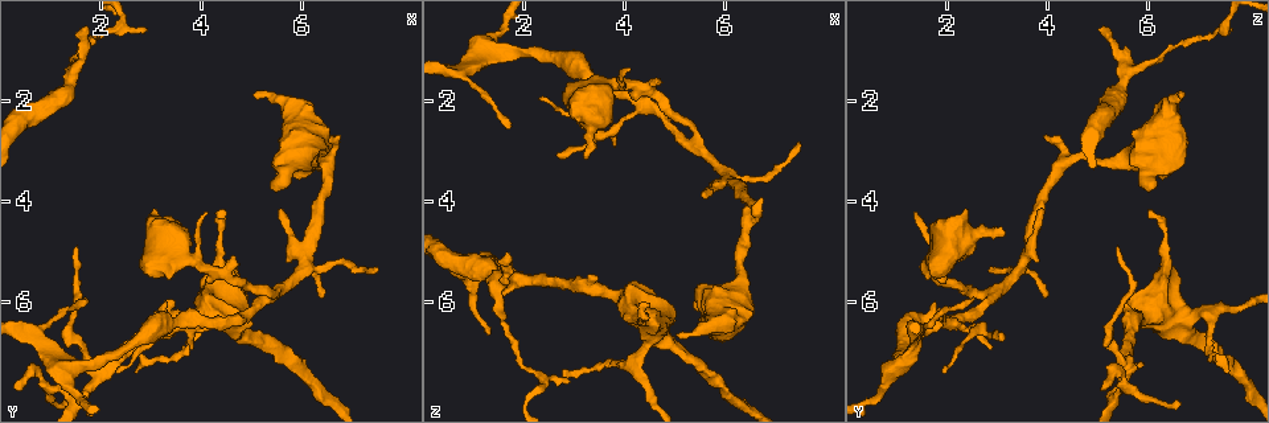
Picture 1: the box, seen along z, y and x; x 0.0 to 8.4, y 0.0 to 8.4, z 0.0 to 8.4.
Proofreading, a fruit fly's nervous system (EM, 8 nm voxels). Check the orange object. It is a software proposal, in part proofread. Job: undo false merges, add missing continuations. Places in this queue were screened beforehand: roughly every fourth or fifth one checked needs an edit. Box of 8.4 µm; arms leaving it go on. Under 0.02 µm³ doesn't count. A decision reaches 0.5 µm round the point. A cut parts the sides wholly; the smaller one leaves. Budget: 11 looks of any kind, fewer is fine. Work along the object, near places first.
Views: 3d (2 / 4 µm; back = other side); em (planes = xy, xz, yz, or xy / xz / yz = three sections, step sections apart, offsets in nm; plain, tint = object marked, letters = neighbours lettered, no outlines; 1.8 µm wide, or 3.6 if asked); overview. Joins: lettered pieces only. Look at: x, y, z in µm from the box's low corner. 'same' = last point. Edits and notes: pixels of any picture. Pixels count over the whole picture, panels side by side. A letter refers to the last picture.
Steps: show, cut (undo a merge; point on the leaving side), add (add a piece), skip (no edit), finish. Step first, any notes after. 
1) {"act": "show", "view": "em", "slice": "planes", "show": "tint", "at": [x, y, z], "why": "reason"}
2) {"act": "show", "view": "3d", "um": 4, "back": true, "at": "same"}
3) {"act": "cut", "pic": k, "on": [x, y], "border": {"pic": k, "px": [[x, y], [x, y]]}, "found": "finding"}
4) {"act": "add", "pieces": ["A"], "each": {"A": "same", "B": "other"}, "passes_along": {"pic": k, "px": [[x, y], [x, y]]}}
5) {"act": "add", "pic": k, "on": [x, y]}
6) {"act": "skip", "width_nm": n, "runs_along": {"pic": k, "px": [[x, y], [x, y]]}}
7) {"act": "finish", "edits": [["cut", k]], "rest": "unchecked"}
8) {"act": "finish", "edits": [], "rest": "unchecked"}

{"act": "show", "view": "em", "slice": "planes", "show": "letters", "at": [2.70, 6.60, 3.05], "why": "tapers out"}

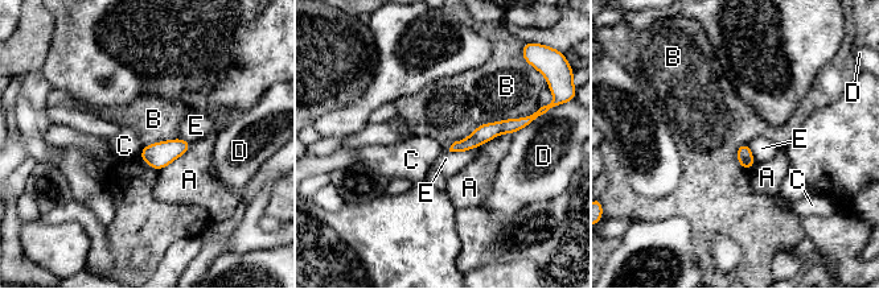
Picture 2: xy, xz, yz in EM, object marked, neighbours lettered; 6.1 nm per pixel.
{"act": "skip", "each": {"A": "other", "B": "other", "C": "other", "D": "other", "E": "other"}, "runs_along": {"pic": 2, "px": [[520, 122], [454, 148]]}, "found": "no lettered piece goes on from it"}

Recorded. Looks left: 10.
{"act": "show", "view": "3d", "um": 4, "at": [6.80, 2.70, 3.95], "why": "branch stops here"}

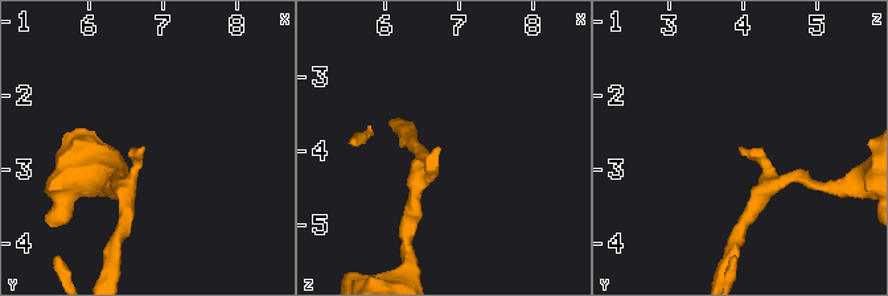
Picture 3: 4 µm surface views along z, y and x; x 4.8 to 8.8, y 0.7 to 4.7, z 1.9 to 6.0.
{"act": "show", "view": "em", "um": 3.6, "slice": "planes", "show": "plain", "at": [6.70, 2.75, 3.95], "why": "now the EM"}

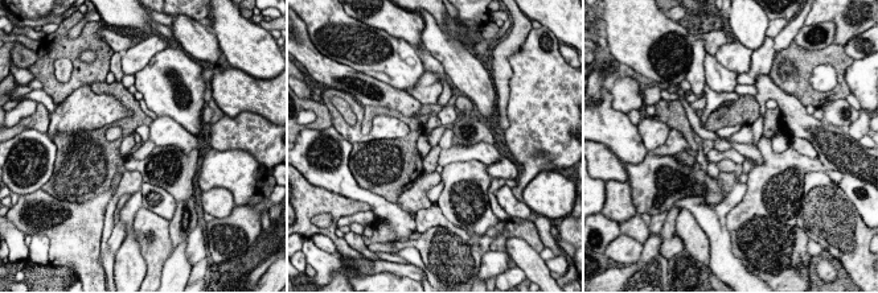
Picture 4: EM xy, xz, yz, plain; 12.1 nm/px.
{"act": "show", "view": "em", "um": 3.6, "slice": "planes", "show": "letters", "at": "same"}

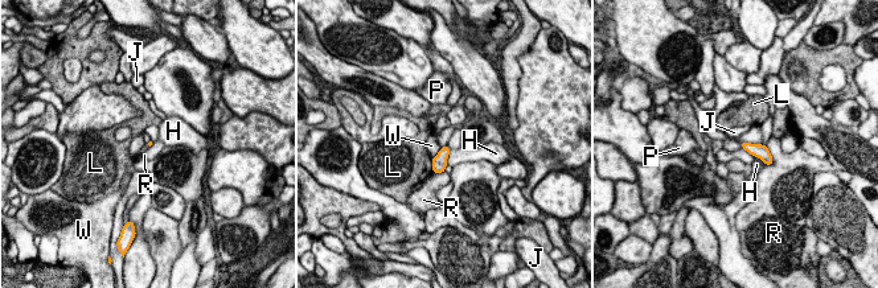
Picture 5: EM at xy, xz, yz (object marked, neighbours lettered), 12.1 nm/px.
{"act": "skip", "each": {"H": "other", "J": "other", "L": "other", "P": "other", "R": "other", "W": "other"}, "border": {"pic": 5, "px": [[767, 145], [771, 153], [771, 165]]}, "found": "no lettered piece goes on from it"}

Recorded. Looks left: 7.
{"act": "show", "view": "3d", "um": 4, "at": [5.10, 1.90, 6.70], "why": "free end"}

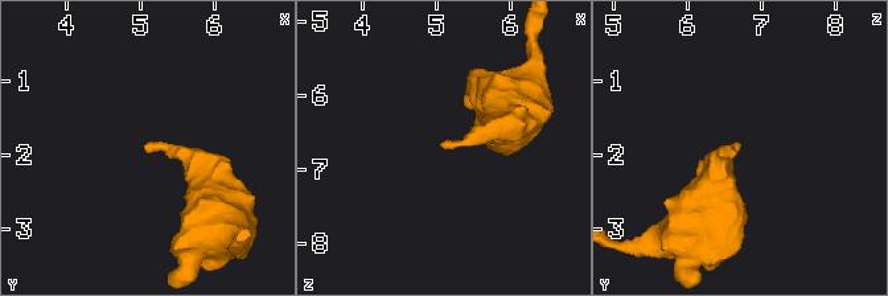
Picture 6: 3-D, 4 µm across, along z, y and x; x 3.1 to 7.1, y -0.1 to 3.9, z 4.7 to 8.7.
{"act": "show", "view": "em", "slice": "xy", "step": 4, "show": "letters", "at": [5.05, 1.95, 6.65], "why": "shape alone is not enough"}

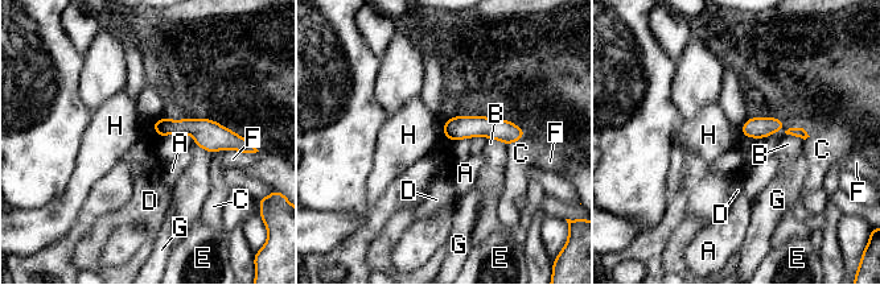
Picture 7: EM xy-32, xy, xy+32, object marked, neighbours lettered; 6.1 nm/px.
{"act": "skip", "longest_contact_nm": ["C", 160], "each": {"A": "other", "B": "other", "C": "other", "D": "other", "E": "other", "F": "other", "G": "other", "H": "other"}, "border": {"pic": 7, "px": [[151, 124], [160, 137]]}, "found": "none of them fits"}

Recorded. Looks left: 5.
{"act": "show", "view": "3d", "um": 4, "back": true, "at": [6.40, 5.90, 4.00], "why": "thin end"}

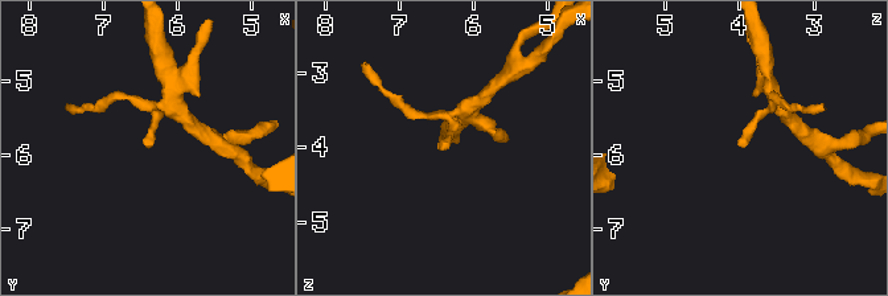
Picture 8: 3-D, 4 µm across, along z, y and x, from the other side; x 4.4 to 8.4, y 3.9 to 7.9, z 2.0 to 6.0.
{"act": "show", "view": "em", "slice": "yz", "step": 8, "show": "letters", "at": [6.40, 5.90, 4.00], "why": "now the EM"}

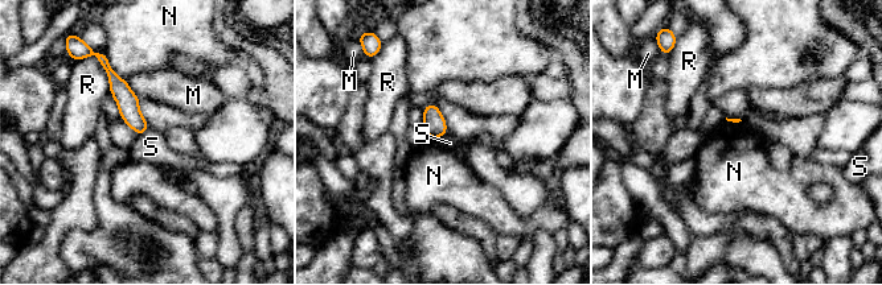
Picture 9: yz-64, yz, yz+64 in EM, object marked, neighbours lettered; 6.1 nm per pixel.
{"act": "skip", "each": {"M": "other", "N": "other", "R": "other", "S": "other"}, "border": {"pic": 9, "px": [[447, 131], [434, 140]]}, "found": "no lettered piece goes on from it"}

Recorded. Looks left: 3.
{"act": "show", "view": "em", "slice": "yz", "step": 16, "show": "letters", "at": [4.15, 4.30, 1.35], "why": "branch stops here"}

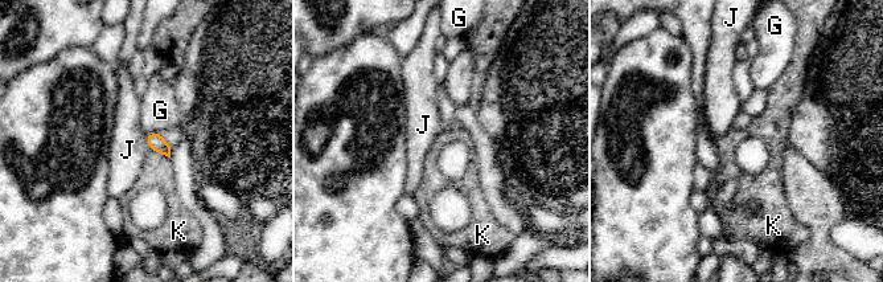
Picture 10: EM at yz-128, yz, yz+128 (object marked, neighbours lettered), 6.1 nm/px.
{"act": "skip", "each": {"G": "other", "J": "other", "K": "other"}, "border": {"pic": 10, "px": [[150, 148], [169, 158]]}, "found": "none of them fits"}

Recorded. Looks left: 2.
{"act": "finish", "edits": [], "rest": "unchecked"}

